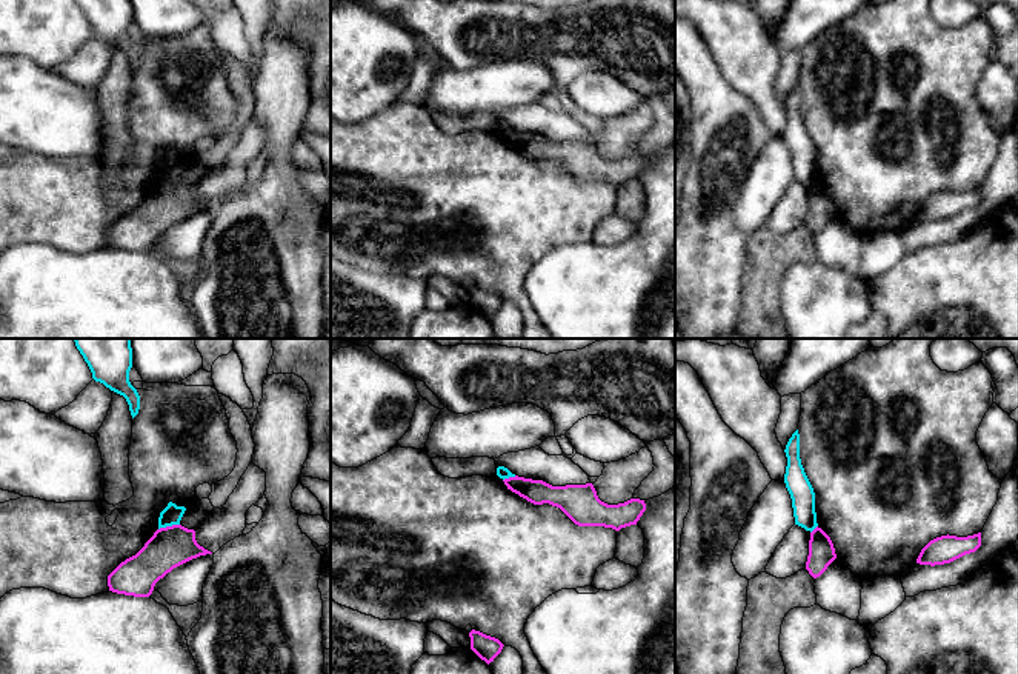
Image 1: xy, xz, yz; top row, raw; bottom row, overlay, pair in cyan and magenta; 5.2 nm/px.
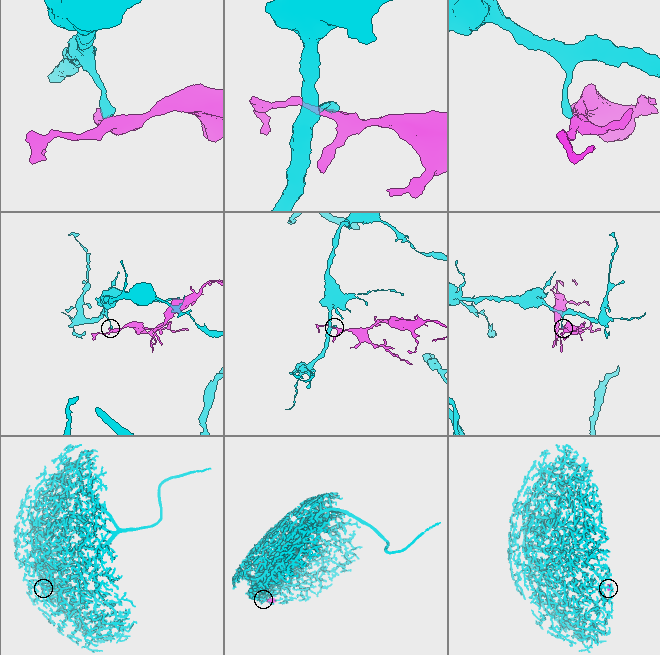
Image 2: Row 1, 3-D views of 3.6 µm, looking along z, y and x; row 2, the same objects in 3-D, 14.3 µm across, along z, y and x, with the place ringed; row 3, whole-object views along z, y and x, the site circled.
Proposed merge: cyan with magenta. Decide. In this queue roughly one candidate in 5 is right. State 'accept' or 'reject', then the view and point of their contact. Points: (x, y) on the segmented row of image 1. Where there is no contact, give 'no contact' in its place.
reject; contact xy (168, 525)

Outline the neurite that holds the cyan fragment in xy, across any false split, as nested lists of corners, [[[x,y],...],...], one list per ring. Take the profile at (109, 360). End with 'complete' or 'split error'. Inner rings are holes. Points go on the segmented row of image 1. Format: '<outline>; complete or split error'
[[[74,339],[74,342],[88,363],[92,379],[123,395],[134,419],[140,409],[140,395],[129,382],[131,339]]]; complete

